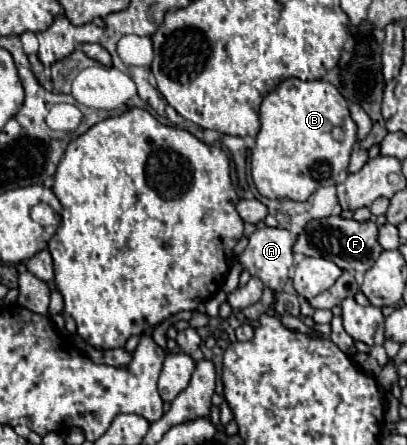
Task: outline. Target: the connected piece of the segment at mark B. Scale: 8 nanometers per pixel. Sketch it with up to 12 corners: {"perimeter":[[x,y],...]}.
{"perimeter":[[326,80],[260,106],[252,180],[304,202],[338,184],[356,124]]}

